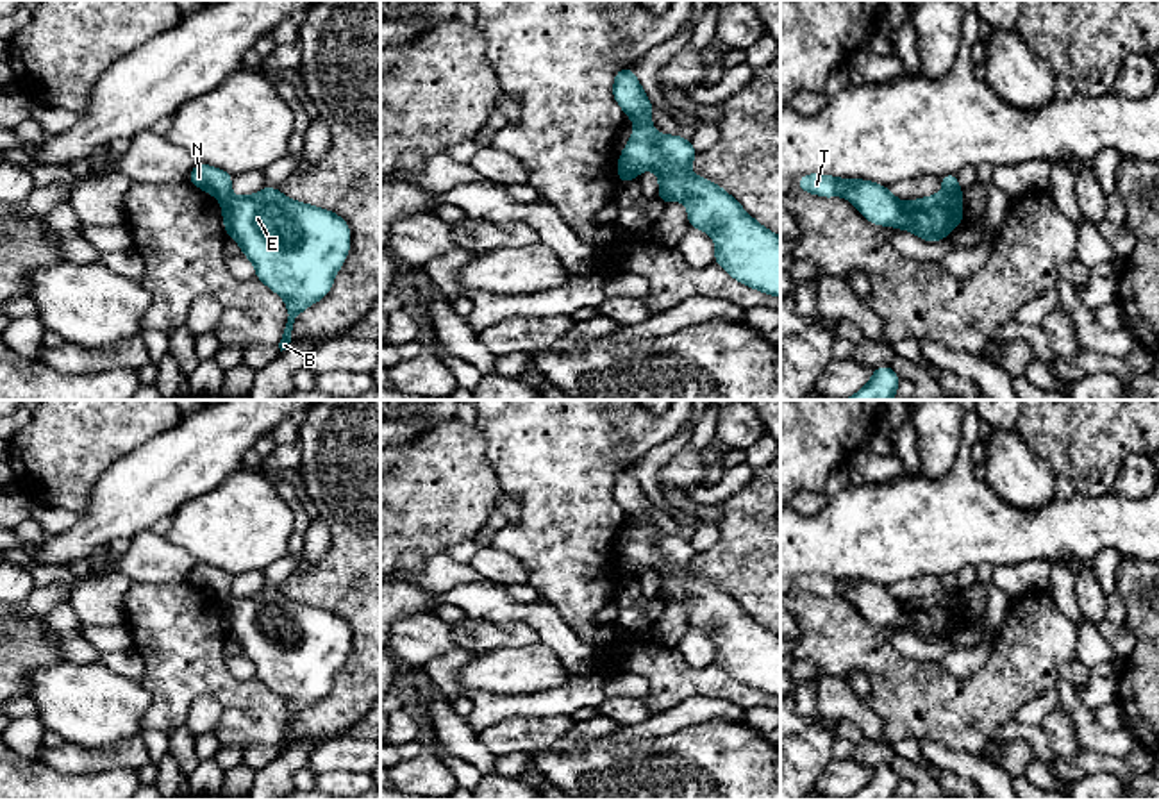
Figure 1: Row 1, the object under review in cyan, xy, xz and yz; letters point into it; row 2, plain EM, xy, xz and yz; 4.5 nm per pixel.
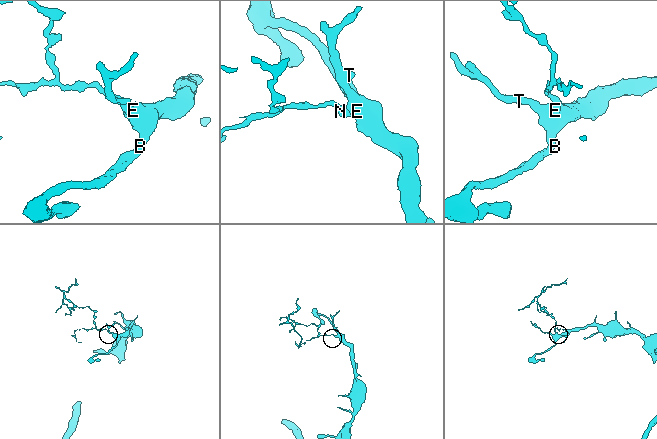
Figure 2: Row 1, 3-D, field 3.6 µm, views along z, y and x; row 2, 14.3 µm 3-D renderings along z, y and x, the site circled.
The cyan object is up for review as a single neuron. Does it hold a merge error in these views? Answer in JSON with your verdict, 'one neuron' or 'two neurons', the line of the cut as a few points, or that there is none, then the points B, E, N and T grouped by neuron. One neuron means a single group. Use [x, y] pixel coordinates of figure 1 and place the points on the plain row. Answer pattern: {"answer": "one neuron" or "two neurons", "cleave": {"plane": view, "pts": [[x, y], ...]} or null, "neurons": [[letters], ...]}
{"answer": "two neurons", "cleave": {"plane": "xz", "pts": [[620, 556], [633, 579]]}, "neurons": [["B", "E", "T"], ["N"]]}

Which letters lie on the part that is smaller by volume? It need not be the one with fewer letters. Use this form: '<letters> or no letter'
N

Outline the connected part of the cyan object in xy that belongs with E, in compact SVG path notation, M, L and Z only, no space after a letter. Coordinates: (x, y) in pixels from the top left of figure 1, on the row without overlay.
M264 586L252 596L230 596L221 602L227 638L239 643L241 654L255 666L255 677L280 695L288 705L288 723L279 743L289 748L295 718L330 693L332 680L350 650L350 627L332 611L295 602L280 589Z

